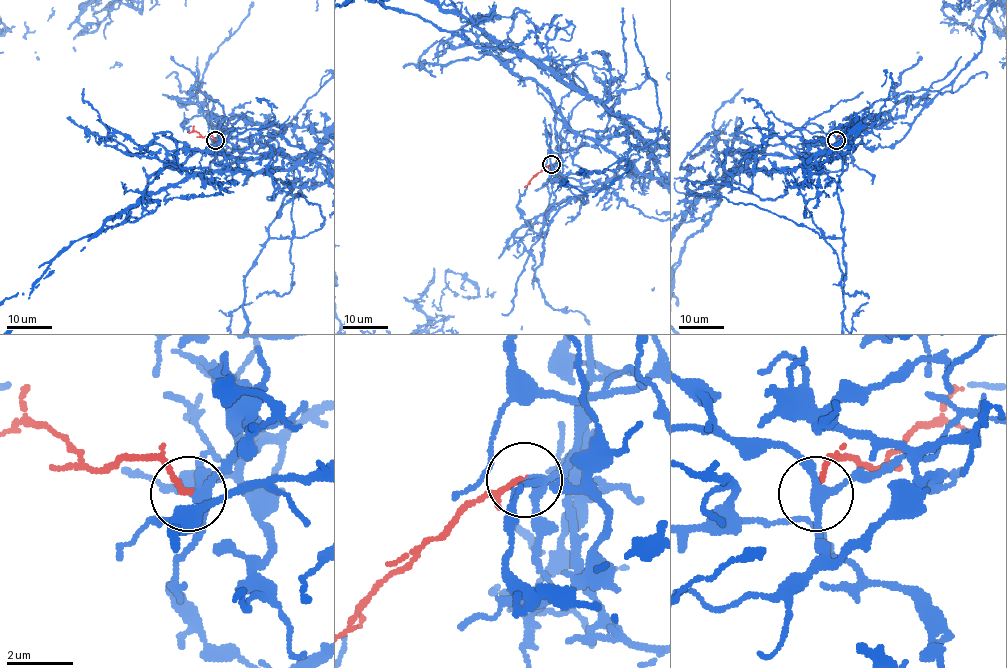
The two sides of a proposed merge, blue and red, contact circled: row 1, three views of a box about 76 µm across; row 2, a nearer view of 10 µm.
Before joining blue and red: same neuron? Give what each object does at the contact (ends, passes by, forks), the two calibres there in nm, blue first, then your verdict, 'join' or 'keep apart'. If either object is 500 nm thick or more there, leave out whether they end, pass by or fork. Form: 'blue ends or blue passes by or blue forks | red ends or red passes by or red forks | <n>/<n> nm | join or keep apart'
blue forks | red ends | 260/150 nm | keep apart

